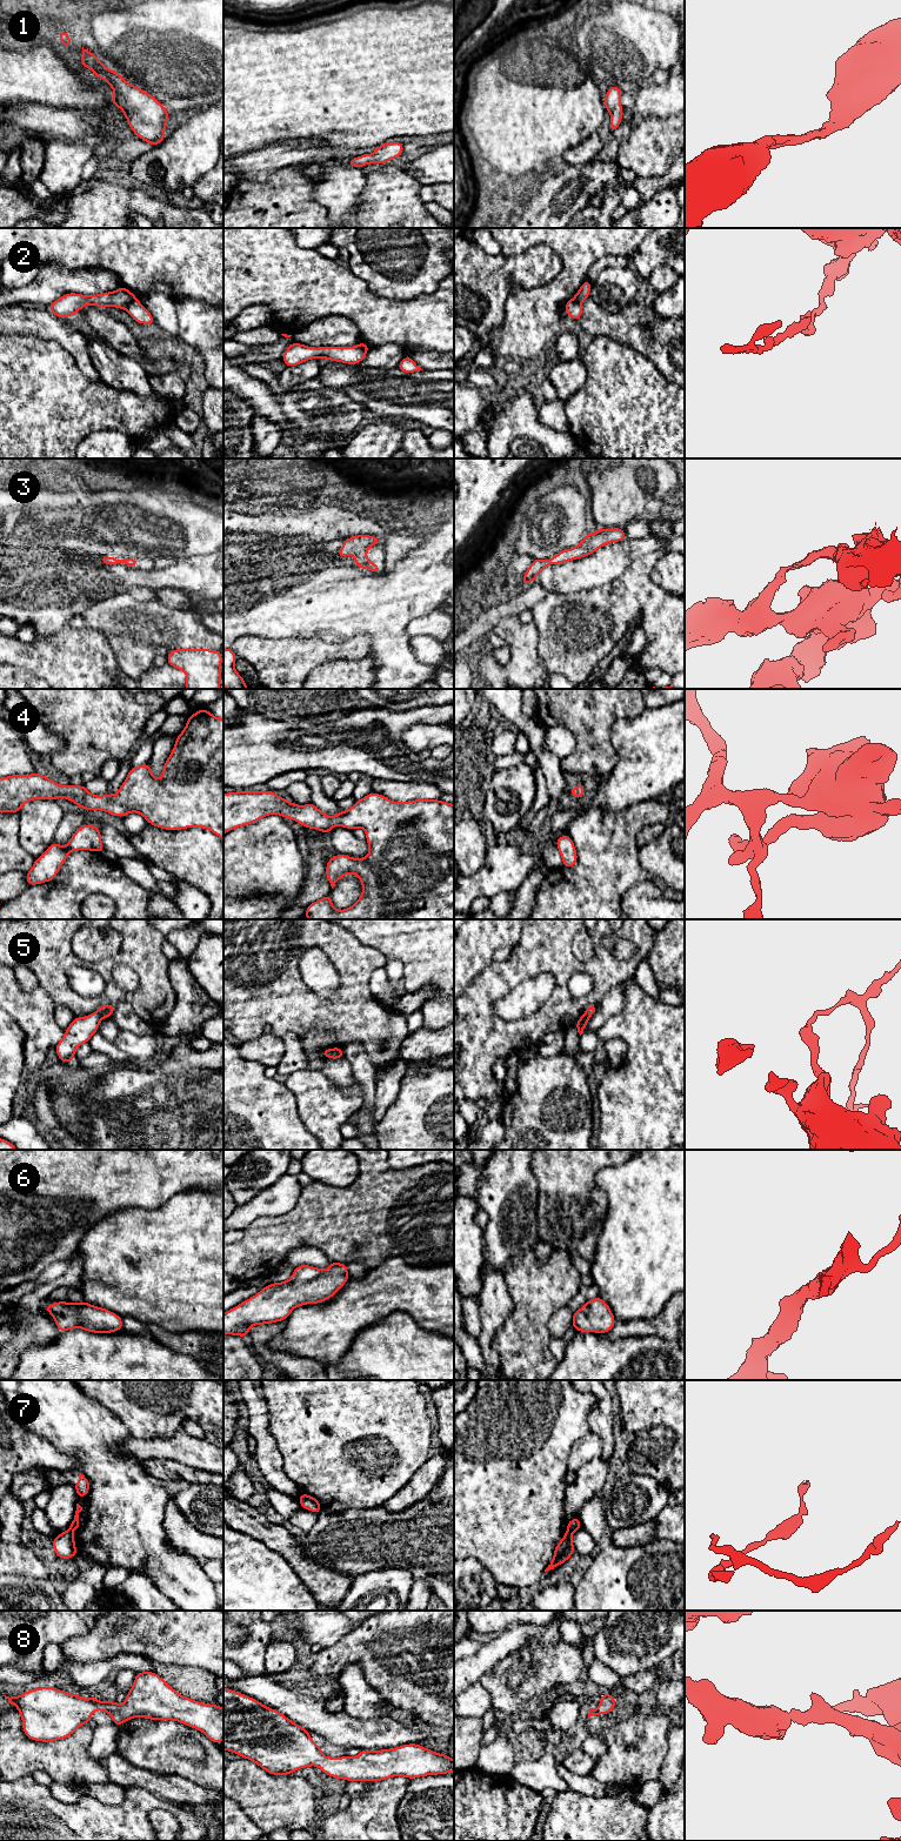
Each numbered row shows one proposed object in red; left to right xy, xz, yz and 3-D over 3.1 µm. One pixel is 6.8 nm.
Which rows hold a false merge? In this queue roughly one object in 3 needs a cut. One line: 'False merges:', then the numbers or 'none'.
False merges: 2, 5, 7

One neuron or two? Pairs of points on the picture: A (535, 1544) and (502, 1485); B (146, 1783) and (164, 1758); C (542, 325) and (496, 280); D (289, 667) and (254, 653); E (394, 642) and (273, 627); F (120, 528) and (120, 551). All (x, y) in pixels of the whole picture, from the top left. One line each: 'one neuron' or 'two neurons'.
A: one neuron
B: two neurons
C: two neurons
D: one neuron
E: one neuron
F: one neuron

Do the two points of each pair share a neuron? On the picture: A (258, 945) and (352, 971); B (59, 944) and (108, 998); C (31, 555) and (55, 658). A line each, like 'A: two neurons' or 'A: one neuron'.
A: one neuron
B: one neuron
C: two neurons

